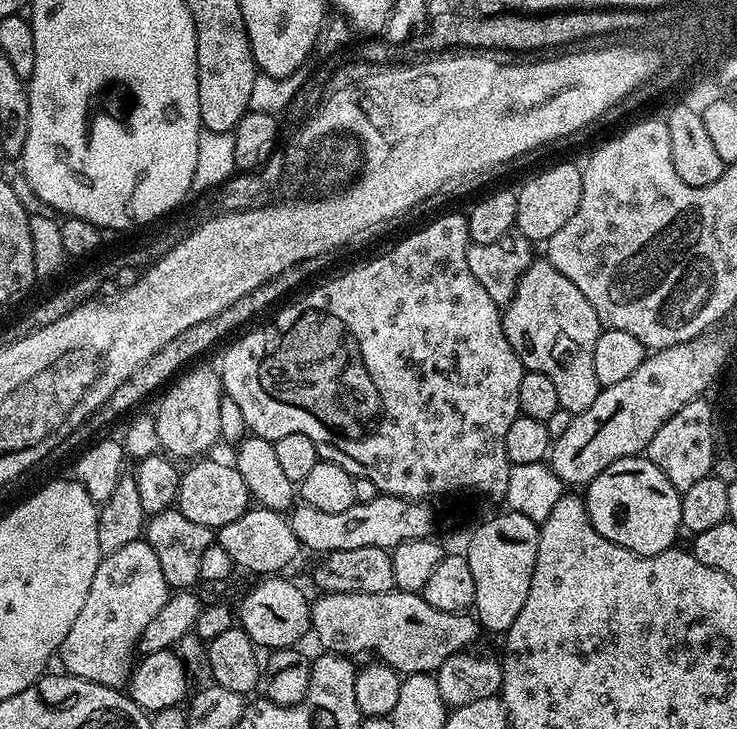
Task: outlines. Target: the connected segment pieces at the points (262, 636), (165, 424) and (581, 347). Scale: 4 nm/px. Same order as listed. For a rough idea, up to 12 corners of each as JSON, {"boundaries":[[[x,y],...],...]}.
{"boundaries":[[[280,574],[257,579],[238,624],[257,649],[299,645],[309,597]],[[192,366],[154,411],[169,457],[200,458],[221,439],[215,367]],[[533,259],[503,305],[504,333],[560,407],[602,387],[602,325],[586,294]]]}

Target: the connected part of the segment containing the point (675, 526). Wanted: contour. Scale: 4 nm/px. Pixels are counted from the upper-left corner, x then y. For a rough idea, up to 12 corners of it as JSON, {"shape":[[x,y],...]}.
{"shape":[[643,455],[583,497],[592,528],[635,556],[677,543],[682,493]]}

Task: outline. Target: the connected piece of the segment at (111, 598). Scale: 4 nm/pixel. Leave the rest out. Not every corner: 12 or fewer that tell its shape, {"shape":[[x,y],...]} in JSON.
{"shape":[[141,538],[107,553],[63,671],[123,689],[170,589]]}

